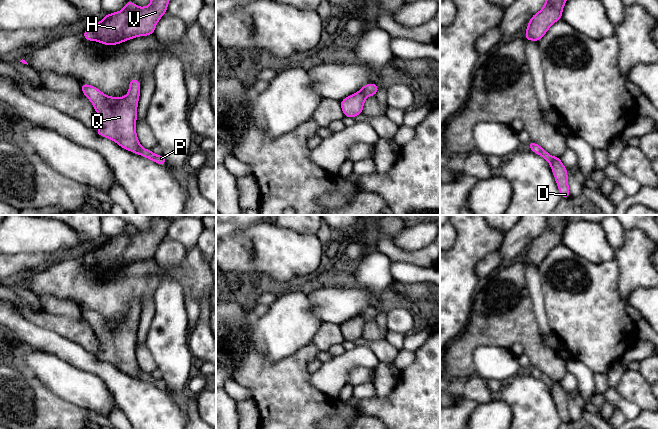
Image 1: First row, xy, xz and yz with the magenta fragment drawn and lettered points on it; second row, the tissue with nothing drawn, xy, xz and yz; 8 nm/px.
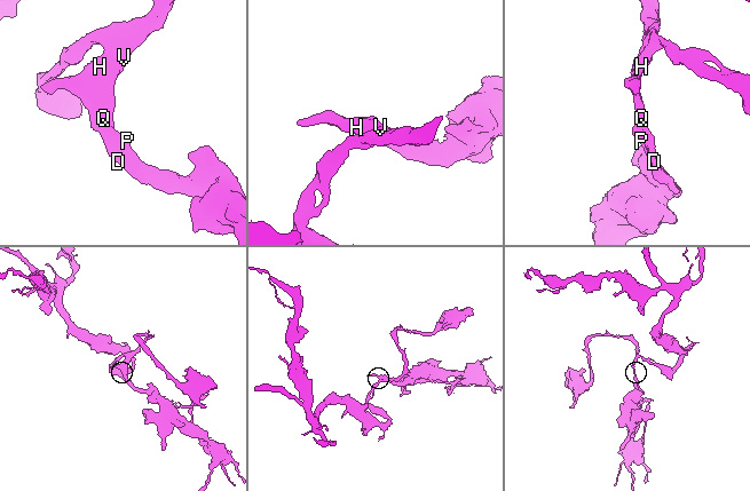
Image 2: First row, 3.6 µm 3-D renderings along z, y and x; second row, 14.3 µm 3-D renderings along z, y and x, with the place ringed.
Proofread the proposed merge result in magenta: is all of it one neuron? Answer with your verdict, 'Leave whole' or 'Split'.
Leave whole

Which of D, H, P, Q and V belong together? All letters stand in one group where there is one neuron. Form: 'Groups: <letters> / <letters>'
Groups: D H P Q V

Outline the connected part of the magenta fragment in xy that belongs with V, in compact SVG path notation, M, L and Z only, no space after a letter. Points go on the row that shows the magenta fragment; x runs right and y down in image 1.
M151 0L146 7L127 1L121 11L106 14L96 25L87 28L83 37L104 45L117 45L135 37L154 34L170 0Z

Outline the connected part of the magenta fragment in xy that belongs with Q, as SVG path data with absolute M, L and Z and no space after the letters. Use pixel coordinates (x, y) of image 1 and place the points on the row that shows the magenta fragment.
M136 78L129 82L129 90L124 97L110 97L92 85L80 85L84 96L90 100L99 116L100 125L96 130L98 135L159 165L166 164L163 155L155 155L152 150L143 148L139 143L136 120L141 83Z

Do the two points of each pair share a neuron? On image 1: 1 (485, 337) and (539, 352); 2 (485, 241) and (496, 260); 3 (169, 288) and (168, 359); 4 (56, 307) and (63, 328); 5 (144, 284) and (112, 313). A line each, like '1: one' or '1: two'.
1: one
2: two
3: one
4: two
5: one

